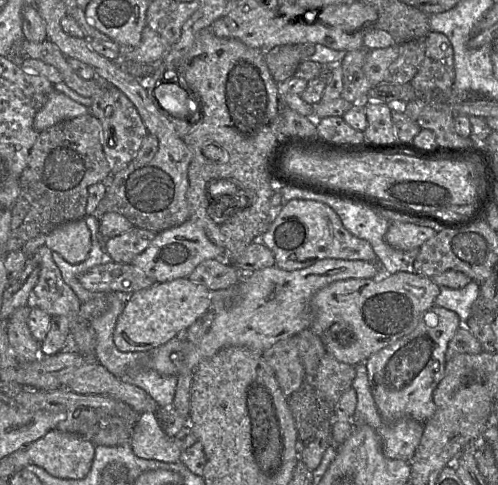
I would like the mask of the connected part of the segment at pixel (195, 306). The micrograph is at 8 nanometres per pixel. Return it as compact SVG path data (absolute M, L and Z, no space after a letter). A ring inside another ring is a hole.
M188 278L157 283L127 296L114 329L113 342L121 352L151 352L170 339L182 335L212 306L210 290Z

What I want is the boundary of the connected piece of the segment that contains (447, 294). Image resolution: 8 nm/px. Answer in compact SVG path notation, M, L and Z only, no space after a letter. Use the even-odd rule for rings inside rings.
M471 281L460 289L440 287L440 293L435 299L435 304L454 311L459 316L461 323L465 323L471 317L472 304L480 293L480 285Z

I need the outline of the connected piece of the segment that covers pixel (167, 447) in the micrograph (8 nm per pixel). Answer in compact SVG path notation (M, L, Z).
M143 412L139 413L129 443L138 458L176 463L181 451L172 439L162 430L159 413Z

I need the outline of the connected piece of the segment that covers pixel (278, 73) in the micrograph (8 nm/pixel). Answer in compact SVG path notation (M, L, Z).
M287 44L276 46L265 51L265 62L273 79L281 84L295 76L302 62L300 47Z

